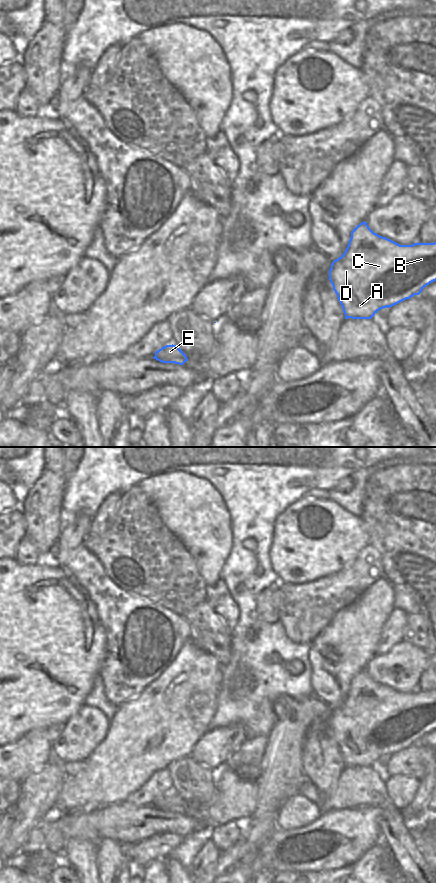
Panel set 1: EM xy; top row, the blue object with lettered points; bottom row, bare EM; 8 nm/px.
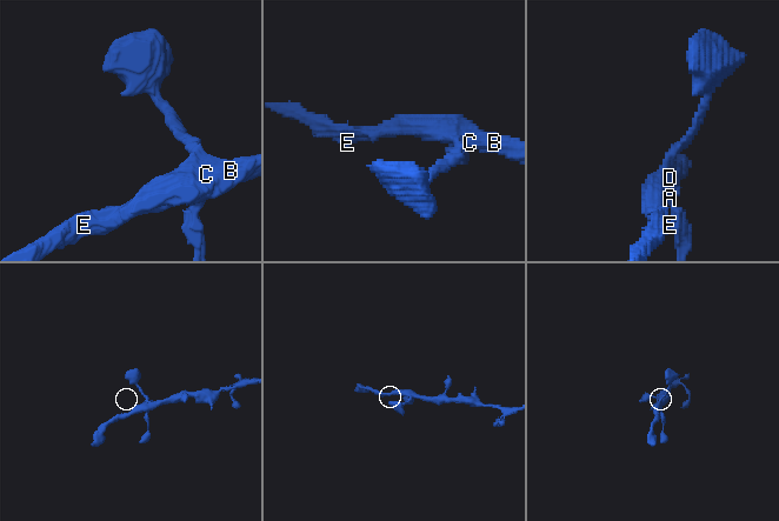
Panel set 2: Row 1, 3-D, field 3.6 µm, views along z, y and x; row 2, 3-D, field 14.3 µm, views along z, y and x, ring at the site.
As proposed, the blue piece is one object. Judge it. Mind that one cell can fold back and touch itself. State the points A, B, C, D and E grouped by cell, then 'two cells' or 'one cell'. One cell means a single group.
groups A B C D E; one cell

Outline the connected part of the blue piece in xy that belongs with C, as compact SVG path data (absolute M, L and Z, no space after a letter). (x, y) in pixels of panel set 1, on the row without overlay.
M364 669L351 680L345 700L331 712L329 728L343 756L345 767L371 767L380 757L392 755L436 729L436 690L400 693L374 681Z

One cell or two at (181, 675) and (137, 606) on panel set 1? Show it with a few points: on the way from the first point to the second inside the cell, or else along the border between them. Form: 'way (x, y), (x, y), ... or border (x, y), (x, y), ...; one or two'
border (186, 641), (171, 664), (157, 678); two

